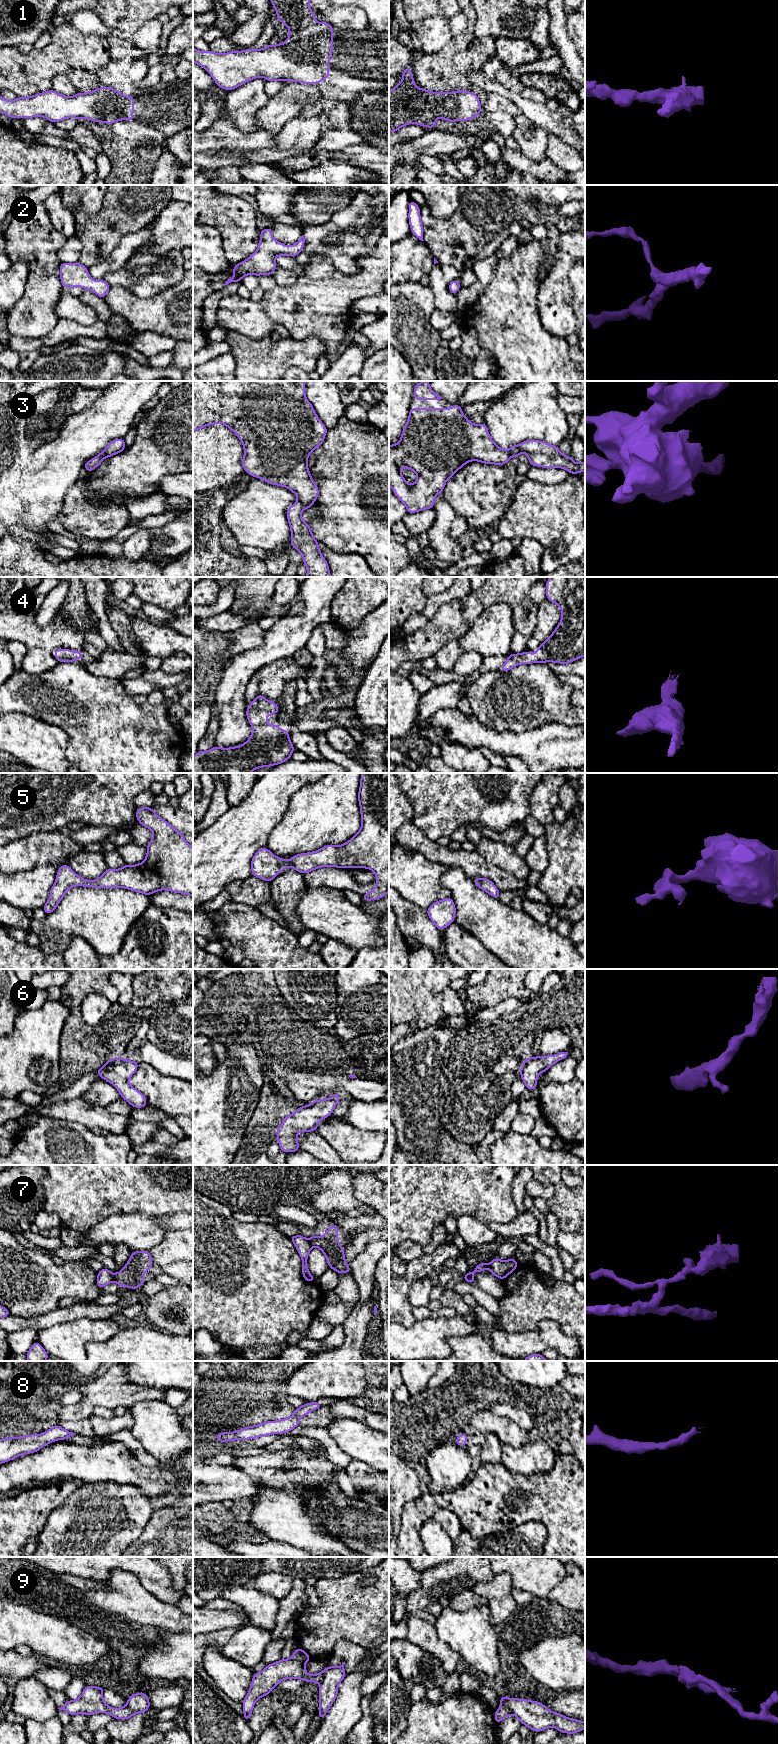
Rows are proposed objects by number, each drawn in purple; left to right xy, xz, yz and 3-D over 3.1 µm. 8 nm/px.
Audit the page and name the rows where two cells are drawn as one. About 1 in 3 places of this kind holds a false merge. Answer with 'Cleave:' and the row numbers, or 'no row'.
Cleave: 7, 9

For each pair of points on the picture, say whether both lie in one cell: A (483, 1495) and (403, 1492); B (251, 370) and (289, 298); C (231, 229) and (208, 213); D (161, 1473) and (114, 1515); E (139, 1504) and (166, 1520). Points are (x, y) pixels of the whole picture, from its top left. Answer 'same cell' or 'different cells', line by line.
A: different cells
B: different cells
C: same cell
D: different cells
E: different cells

